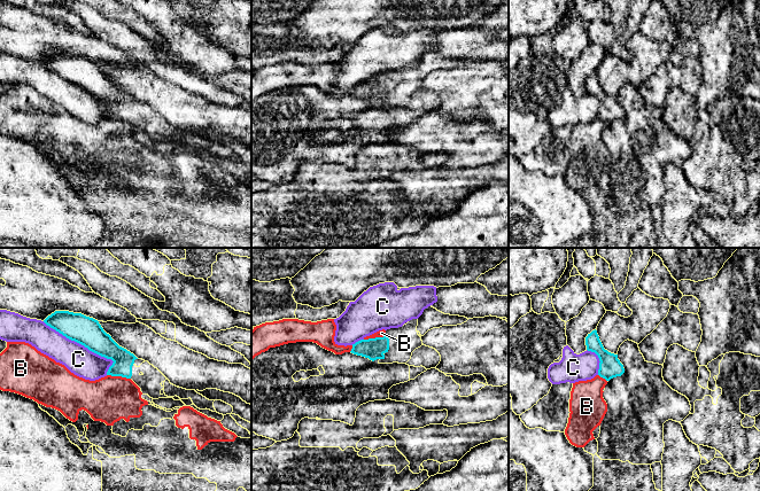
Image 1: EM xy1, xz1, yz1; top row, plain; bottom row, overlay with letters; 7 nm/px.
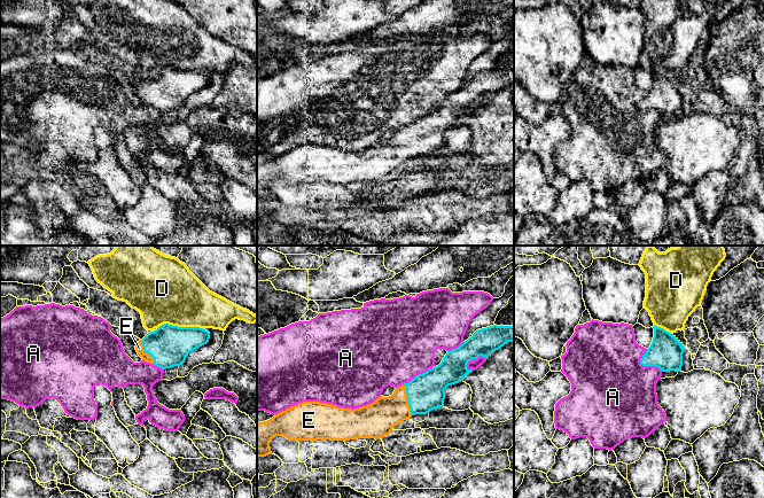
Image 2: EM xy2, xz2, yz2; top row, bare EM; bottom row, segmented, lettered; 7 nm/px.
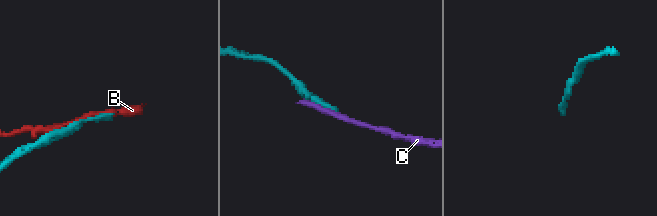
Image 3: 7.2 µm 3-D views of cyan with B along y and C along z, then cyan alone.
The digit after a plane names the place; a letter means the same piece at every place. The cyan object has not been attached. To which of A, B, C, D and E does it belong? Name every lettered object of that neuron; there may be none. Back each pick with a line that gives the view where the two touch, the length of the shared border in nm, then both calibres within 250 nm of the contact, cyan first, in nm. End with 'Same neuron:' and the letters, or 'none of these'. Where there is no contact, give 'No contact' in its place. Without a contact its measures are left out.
E: Touches cyan in xz2. Shared border 220 nm. Thickness 260 nm (cyan) against 240 nm
Same neuron: E

